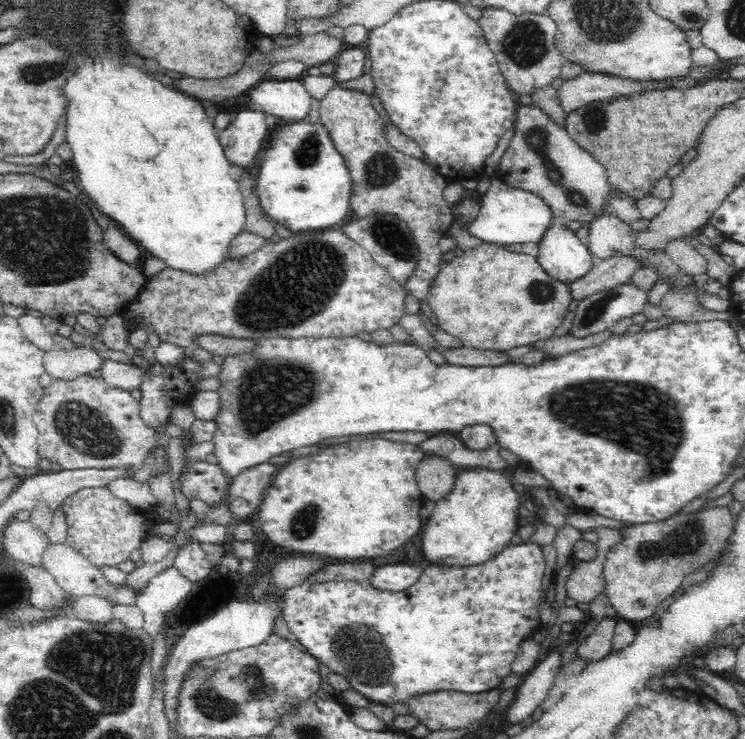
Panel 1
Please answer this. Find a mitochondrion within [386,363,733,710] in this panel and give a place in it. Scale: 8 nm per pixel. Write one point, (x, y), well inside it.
(639, 417)

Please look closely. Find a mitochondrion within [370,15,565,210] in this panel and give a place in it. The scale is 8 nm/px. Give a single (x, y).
(525, 44)

